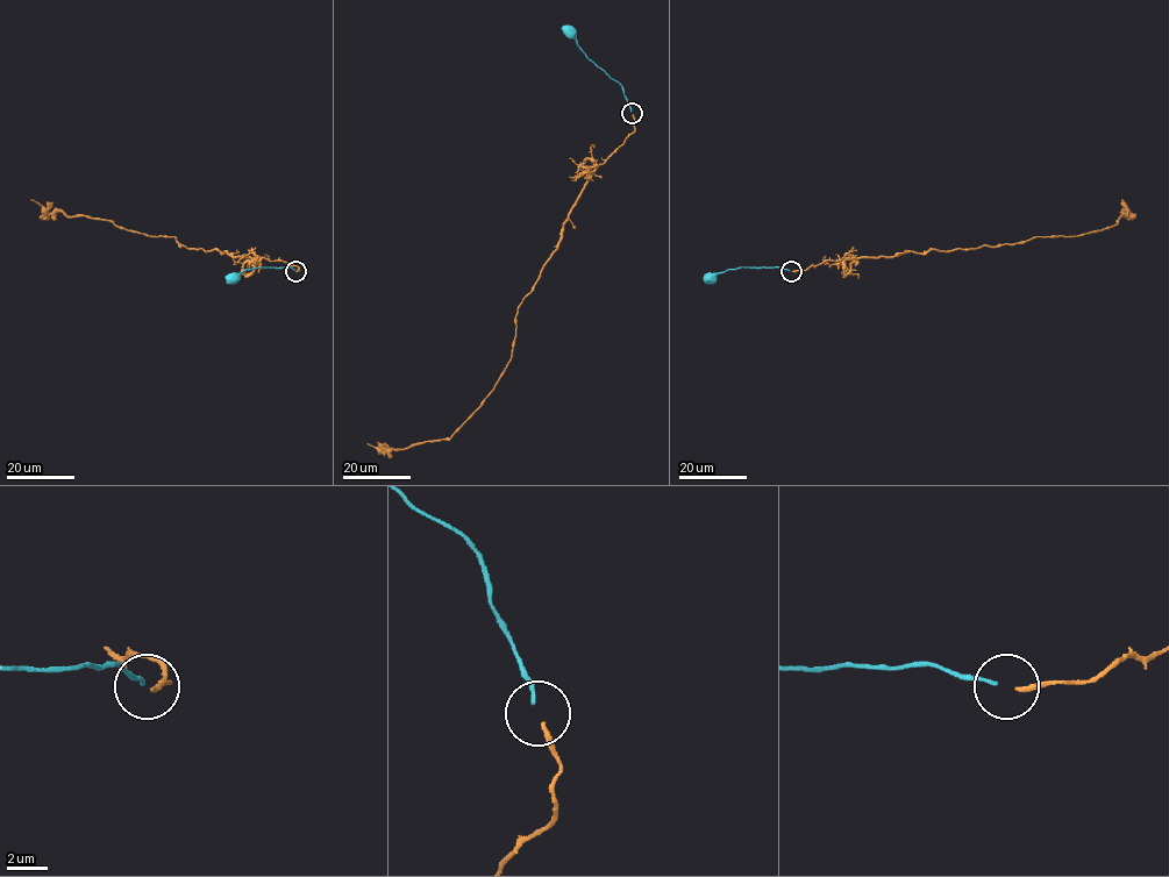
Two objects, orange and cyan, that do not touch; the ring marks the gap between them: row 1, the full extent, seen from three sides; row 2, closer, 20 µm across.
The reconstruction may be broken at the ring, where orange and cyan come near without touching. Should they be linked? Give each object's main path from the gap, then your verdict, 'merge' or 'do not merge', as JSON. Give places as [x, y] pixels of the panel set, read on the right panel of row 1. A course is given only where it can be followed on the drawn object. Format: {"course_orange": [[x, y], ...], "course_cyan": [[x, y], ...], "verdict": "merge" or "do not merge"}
{"course_orange": [[792, 270], [842, 257], [1082, 235], [1126, 216], [1121, 200]], "course_cyan": [[790, 270], [740, 268], [711, 275], [708, 279]], "verdict": "merge"}

